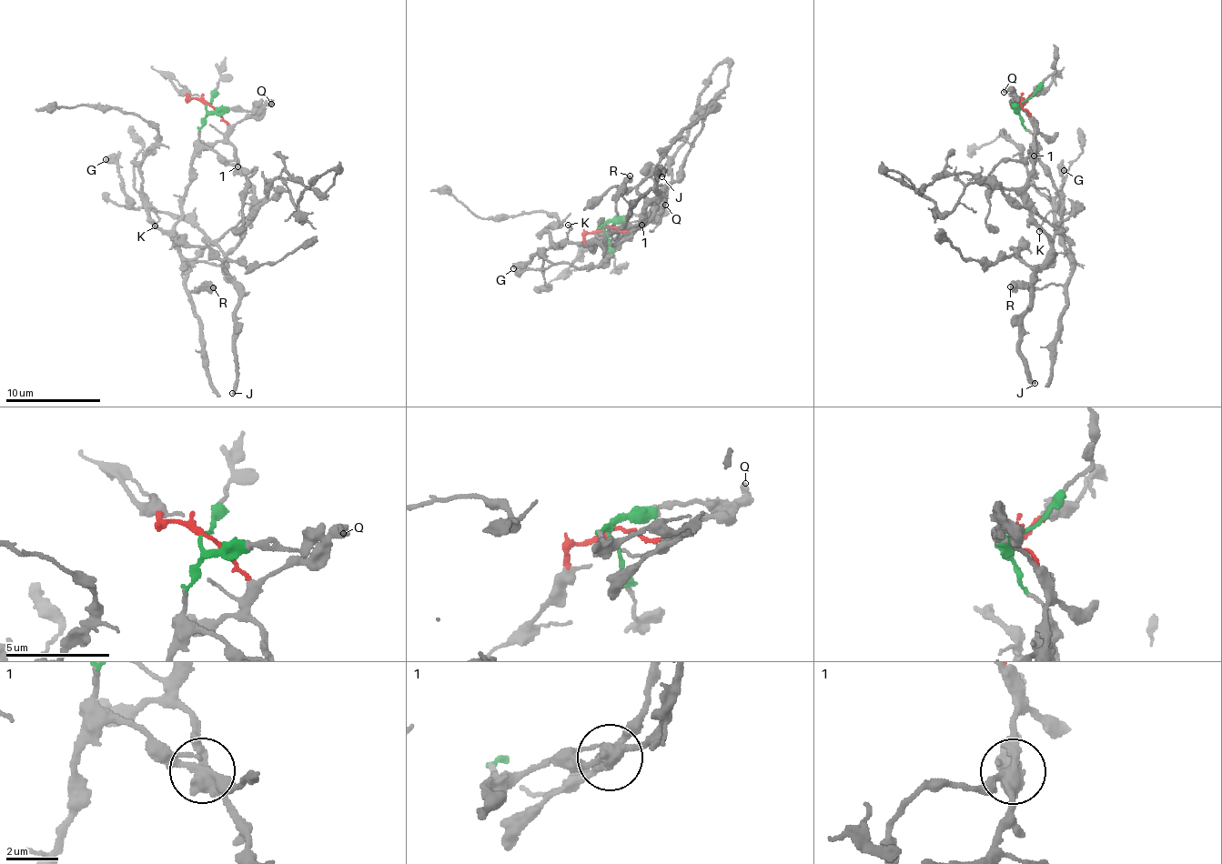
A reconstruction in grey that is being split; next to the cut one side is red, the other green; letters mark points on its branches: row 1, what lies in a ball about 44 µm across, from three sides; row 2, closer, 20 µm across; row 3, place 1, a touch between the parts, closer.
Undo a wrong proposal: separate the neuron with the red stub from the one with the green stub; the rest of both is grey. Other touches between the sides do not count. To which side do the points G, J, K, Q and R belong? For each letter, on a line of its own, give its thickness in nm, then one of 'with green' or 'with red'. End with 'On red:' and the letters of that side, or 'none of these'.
G: 600 nm | with red
J: 320 nm | with red
K: 120 nm | with green
Q: 380 nm | with red
R: 600 nm | with green
On red: G, J, Q

